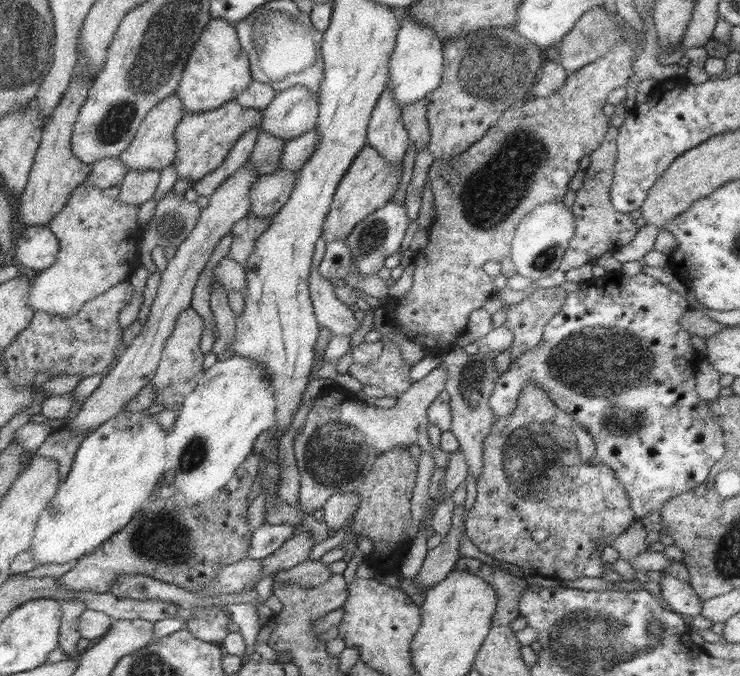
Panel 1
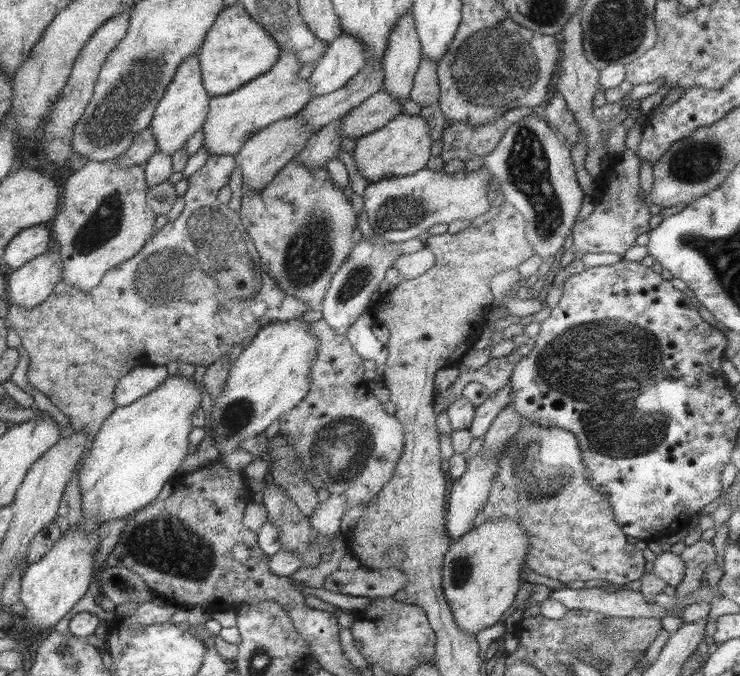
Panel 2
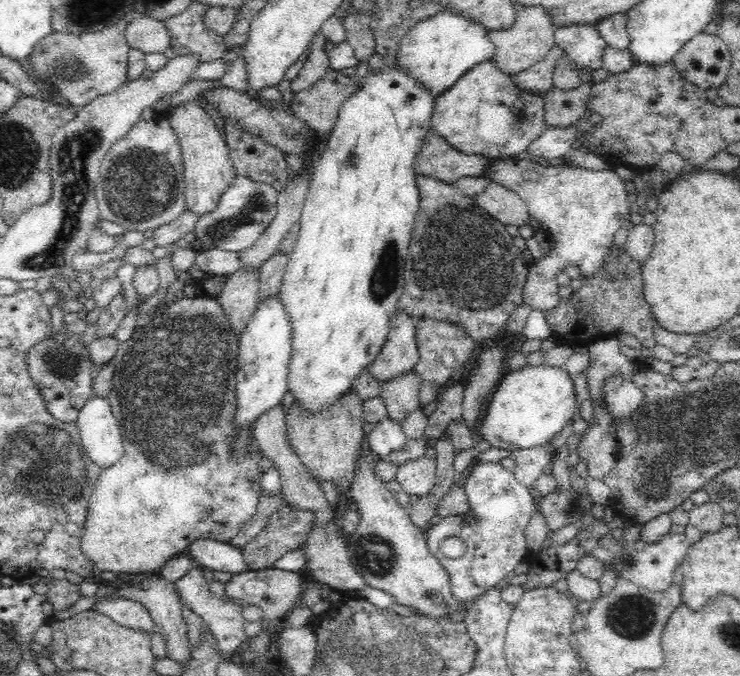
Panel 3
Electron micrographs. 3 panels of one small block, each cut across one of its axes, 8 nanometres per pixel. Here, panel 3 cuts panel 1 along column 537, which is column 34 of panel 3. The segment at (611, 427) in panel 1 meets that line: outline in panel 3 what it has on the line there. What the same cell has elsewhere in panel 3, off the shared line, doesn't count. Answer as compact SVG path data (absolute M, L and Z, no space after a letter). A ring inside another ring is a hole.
M67 324L52 335L52 329L29 348L26 357L29 377L34 381L48 412L60 422L76 422L81 408L92 394L92 374L97 369L90 357L90 347L80 339L81 333L68 333Z

